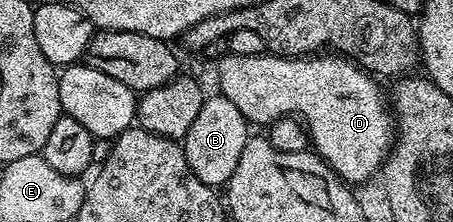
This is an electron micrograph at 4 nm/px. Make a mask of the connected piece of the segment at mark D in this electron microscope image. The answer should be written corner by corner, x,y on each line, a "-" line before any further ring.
270,53
261,55
232,55
219,59
218,94
224,95
247,119
248,124
270,125
279,119
298,117
307,128
310,146
348,185
363,183
380,174
393,150
397,128
388,96
379,88
380,80
366,72
358,63
338,53
315,53
310,57
287,58

